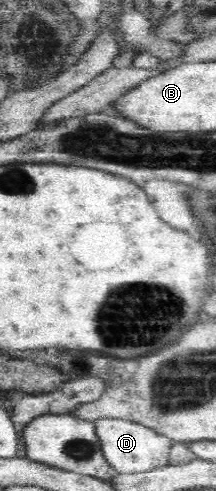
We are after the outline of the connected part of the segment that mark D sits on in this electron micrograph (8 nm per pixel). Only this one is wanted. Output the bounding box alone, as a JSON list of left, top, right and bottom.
[94,418,173,475]

